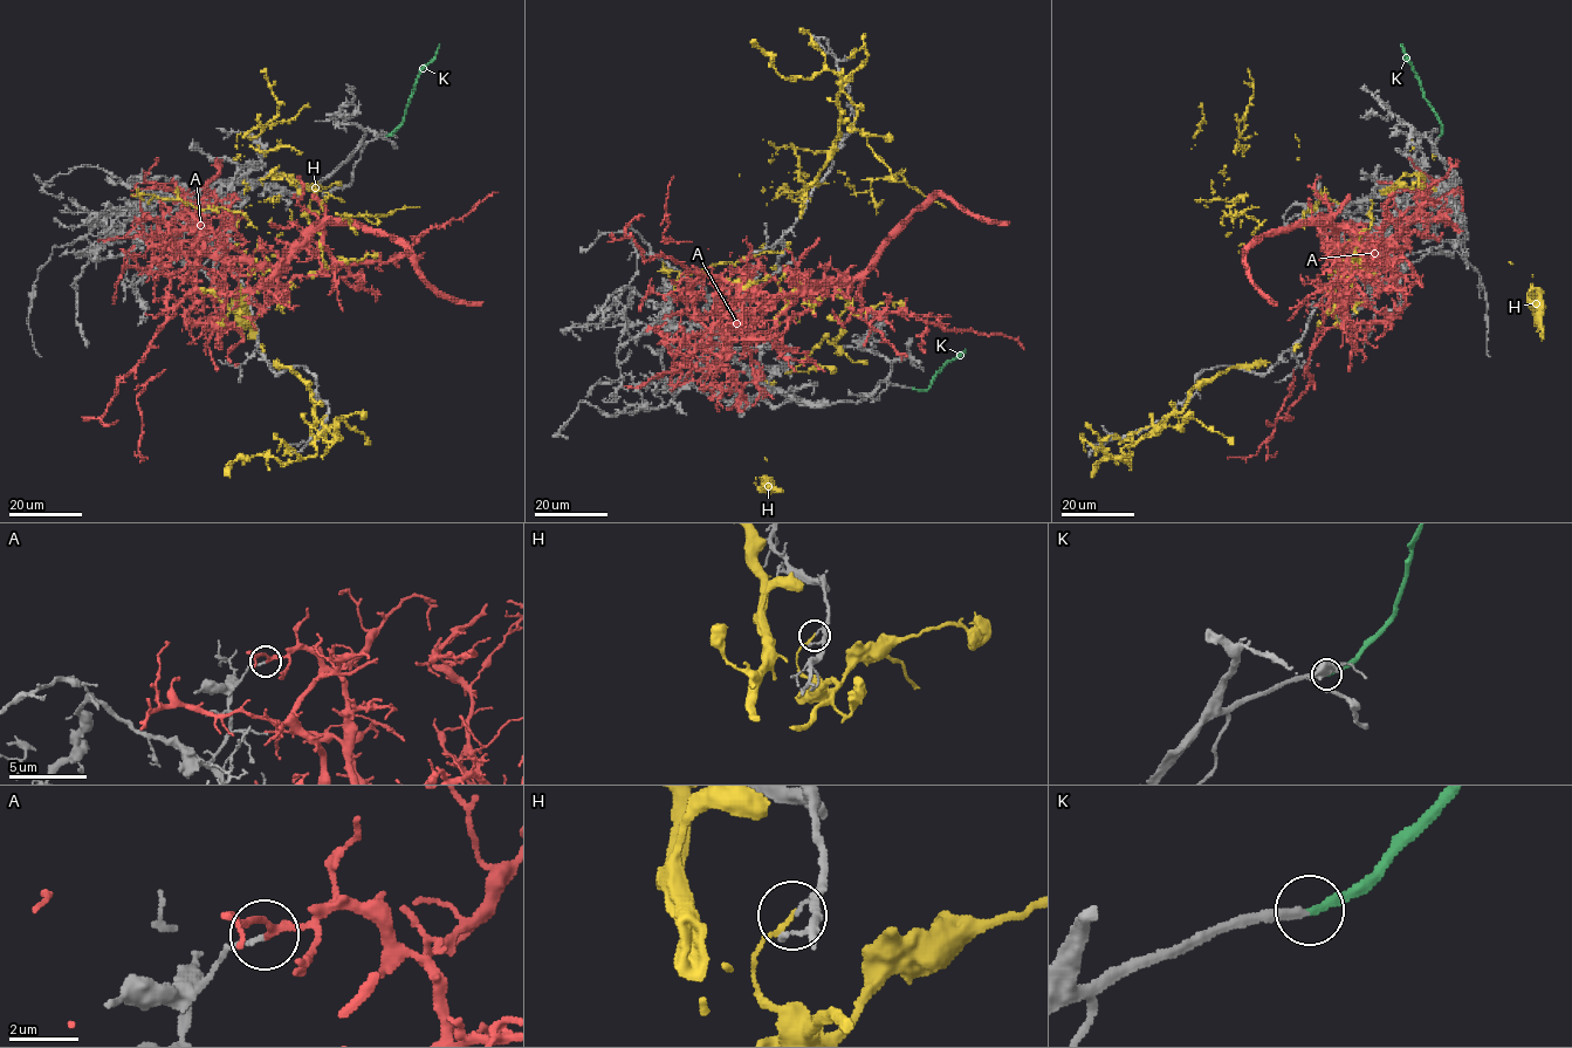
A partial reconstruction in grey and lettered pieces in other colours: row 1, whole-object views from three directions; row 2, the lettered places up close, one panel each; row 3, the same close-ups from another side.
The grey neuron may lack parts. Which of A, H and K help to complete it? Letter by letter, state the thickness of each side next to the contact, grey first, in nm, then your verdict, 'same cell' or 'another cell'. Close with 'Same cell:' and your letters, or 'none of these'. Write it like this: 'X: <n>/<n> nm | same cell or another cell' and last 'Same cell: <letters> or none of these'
A: 140/160 nm | another cell
H: 70/140 nm | another cell
K: 240/200 nm | same cell
Same cell: K

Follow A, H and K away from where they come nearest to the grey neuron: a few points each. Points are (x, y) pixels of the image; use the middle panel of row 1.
A: (673, 282), (691, 286), (694, 313), (709, 328), (732, 326), (798, 292), (764, 298), (665, 255), (673, 176)
H: (851, 123), (842, 90), (784, 266), (795, 289), (849, 300), (832, 319), (839, 337), (771, 383), (769, 490)
K: (913, 388), (926, 391), (938, 372), (966, 349)

